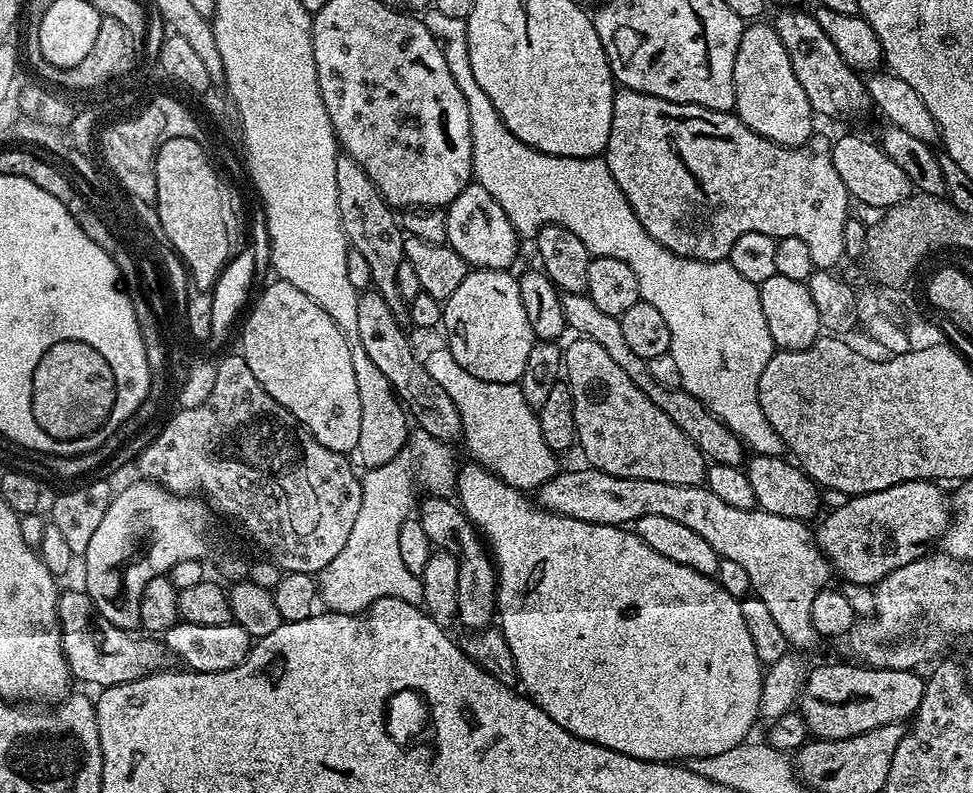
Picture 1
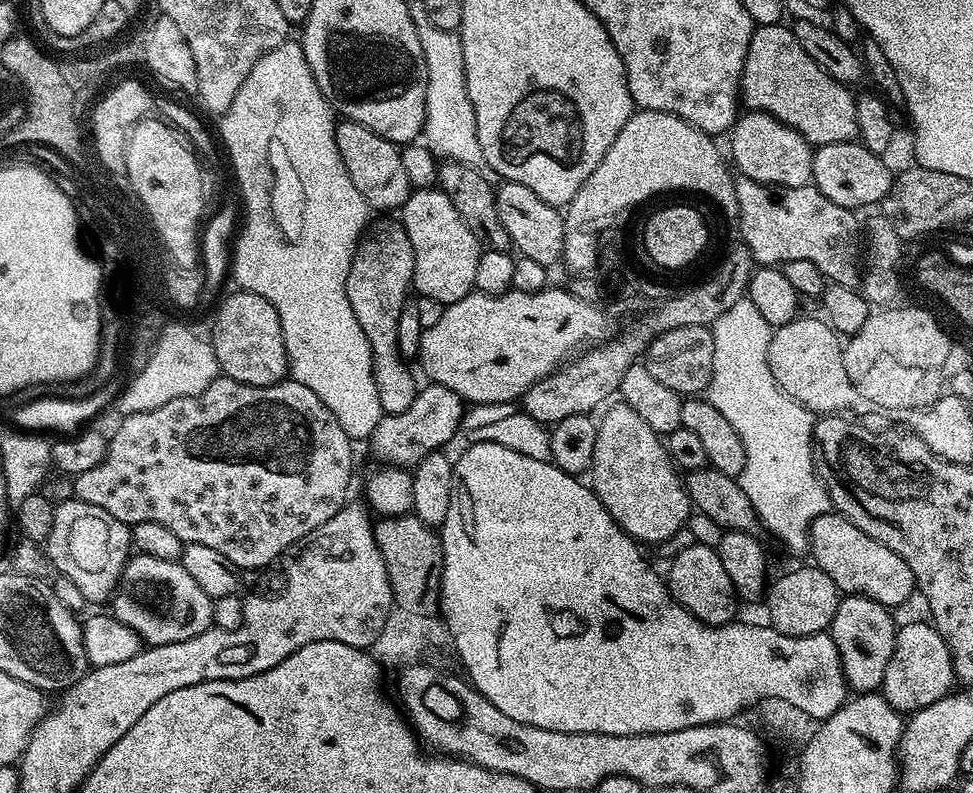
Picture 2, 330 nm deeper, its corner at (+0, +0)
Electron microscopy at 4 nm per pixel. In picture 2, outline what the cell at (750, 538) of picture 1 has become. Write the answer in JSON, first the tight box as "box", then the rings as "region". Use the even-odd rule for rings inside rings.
{"box":[808,510,918,610],"region":[[[829,510],[812,523],[808,530],[808,543],[810,556],[816,559],[813,560],[815,567],[830,574],[834,586],[840,589],[841,593],[869,596],[877,600],[879,604],[885,604],[888,609],[896,610],[899,604],[904,604],[911,598],[912,591],[917,591],[918,585],[910,566],[906,566],[906,562],[902,562],[902,558],[898,554],[894,554],[894,550],[890,550],[890,546],[882,546],[882,542],[874,542],[874,538],[870,538],[870,534],[858,530],[858,526],[854,526],[854,522],[850,522],[835,510]]]}

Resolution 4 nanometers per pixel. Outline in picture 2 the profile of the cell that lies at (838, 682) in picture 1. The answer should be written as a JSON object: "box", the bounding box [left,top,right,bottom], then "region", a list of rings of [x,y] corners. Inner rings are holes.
{"box":[882,620,956,714],"region":[[[916,620],[913,624],[901,623],[896,629],[896,649],[890,658],[890,666],[886,666],[882,694],[890,706],[894,706],[901,714],[911,714],[930,706],[930,702],[938,702],[953,691],[956,671],[952,665],[952,651],[946,646],[942,634],[931,623]]]}

